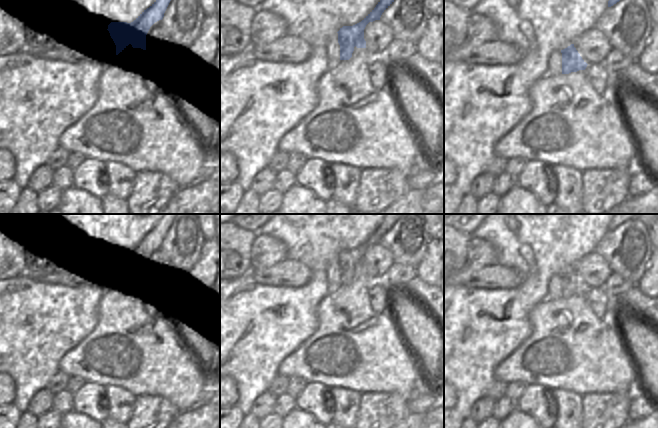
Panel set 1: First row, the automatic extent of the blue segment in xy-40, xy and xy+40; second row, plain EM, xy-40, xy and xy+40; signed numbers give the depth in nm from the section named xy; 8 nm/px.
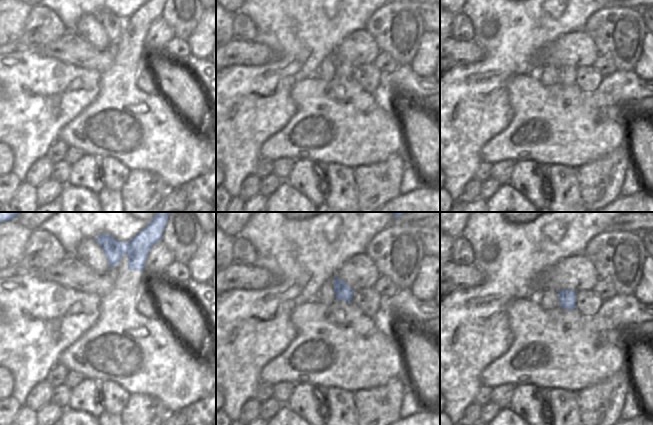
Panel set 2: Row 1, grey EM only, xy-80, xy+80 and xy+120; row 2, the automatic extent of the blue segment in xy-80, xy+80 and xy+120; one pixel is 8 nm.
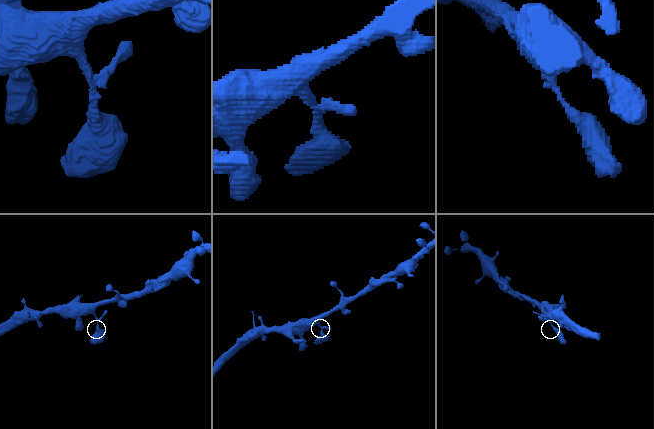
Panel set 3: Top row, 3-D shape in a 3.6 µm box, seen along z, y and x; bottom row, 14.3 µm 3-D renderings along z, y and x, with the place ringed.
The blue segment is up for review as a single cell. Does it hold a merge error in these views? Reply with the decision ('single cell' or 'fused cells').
single cell

